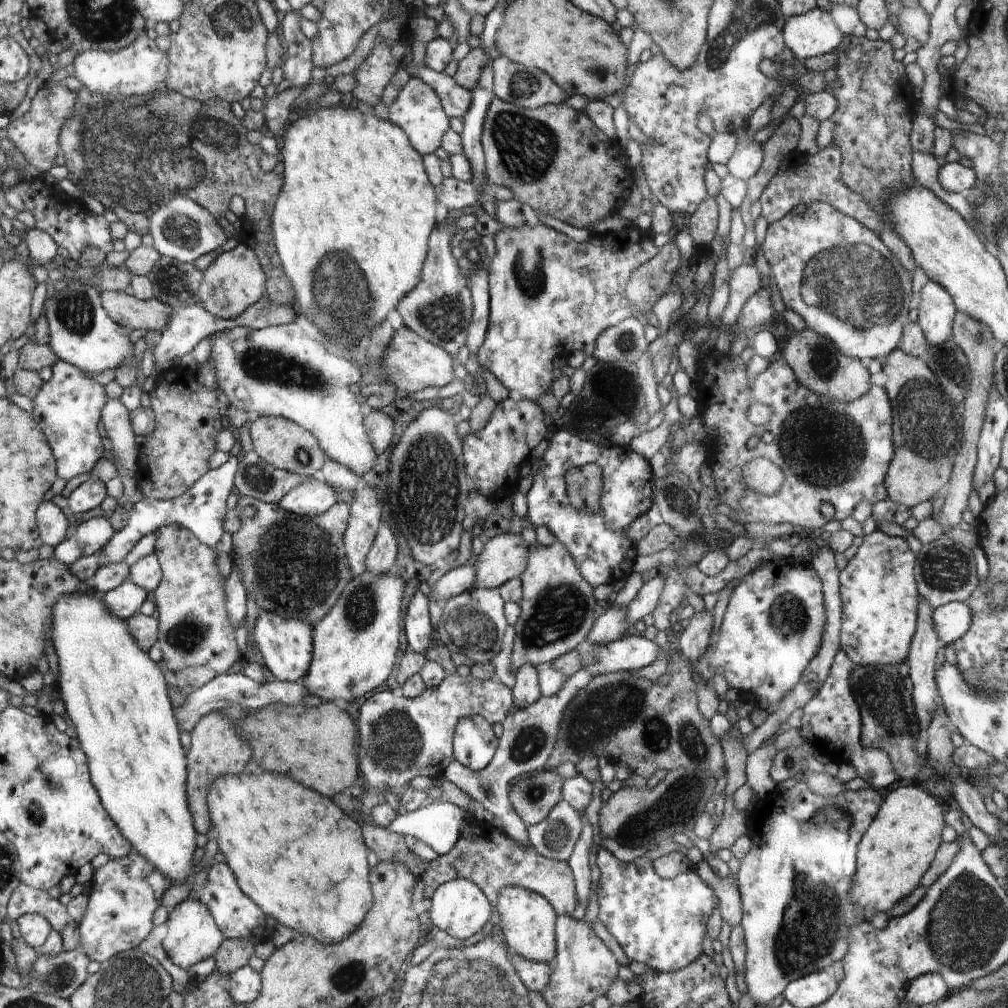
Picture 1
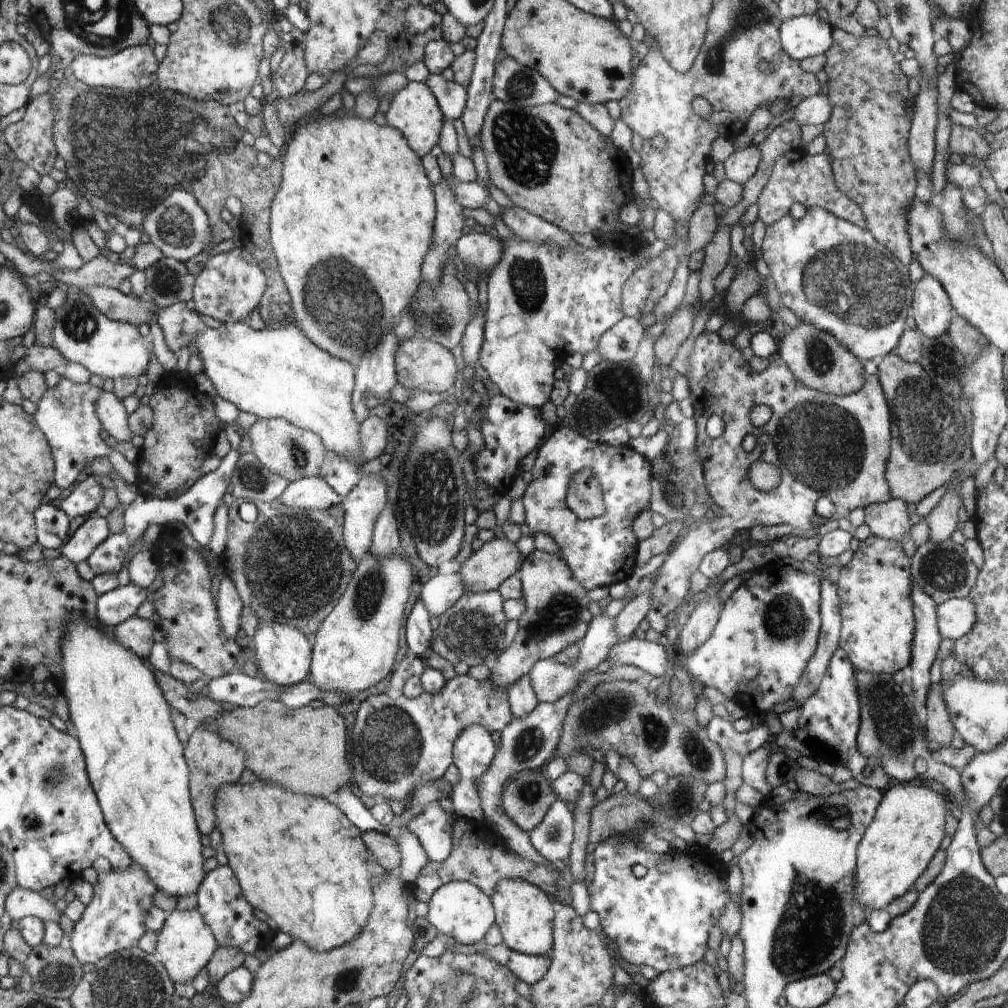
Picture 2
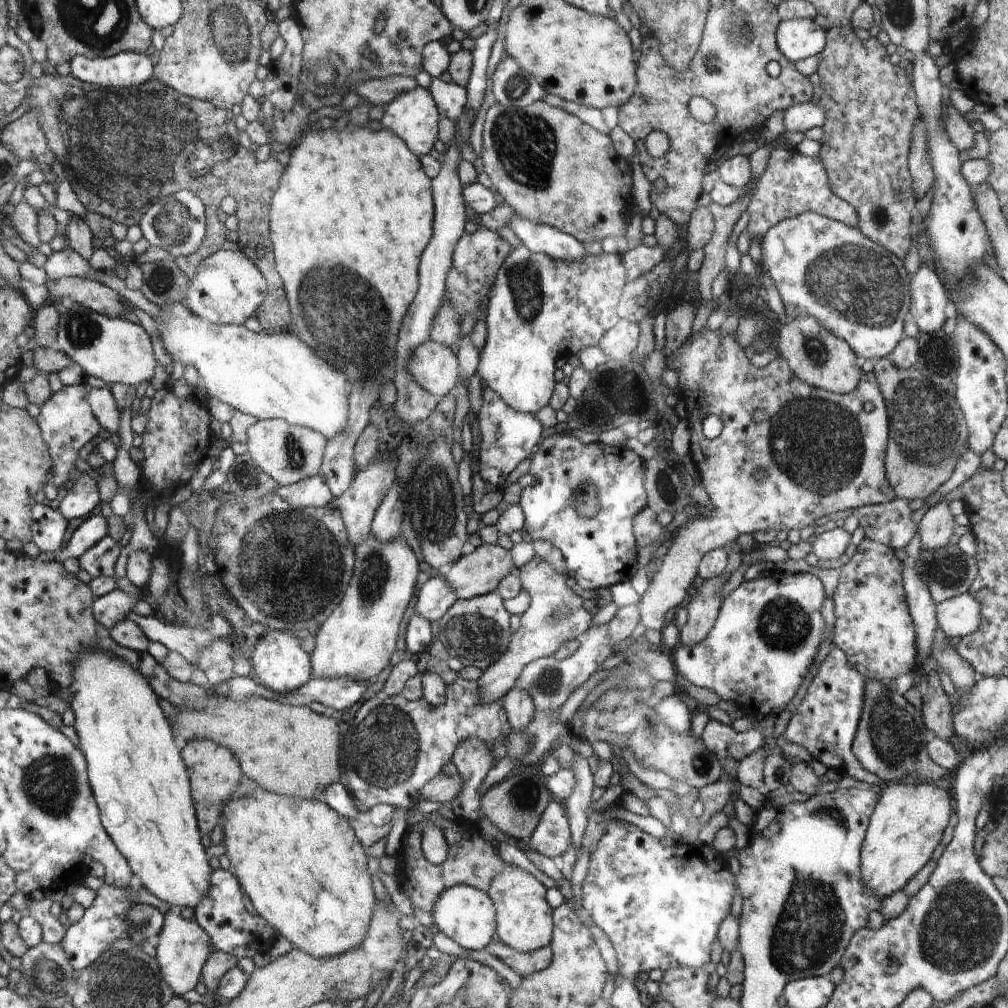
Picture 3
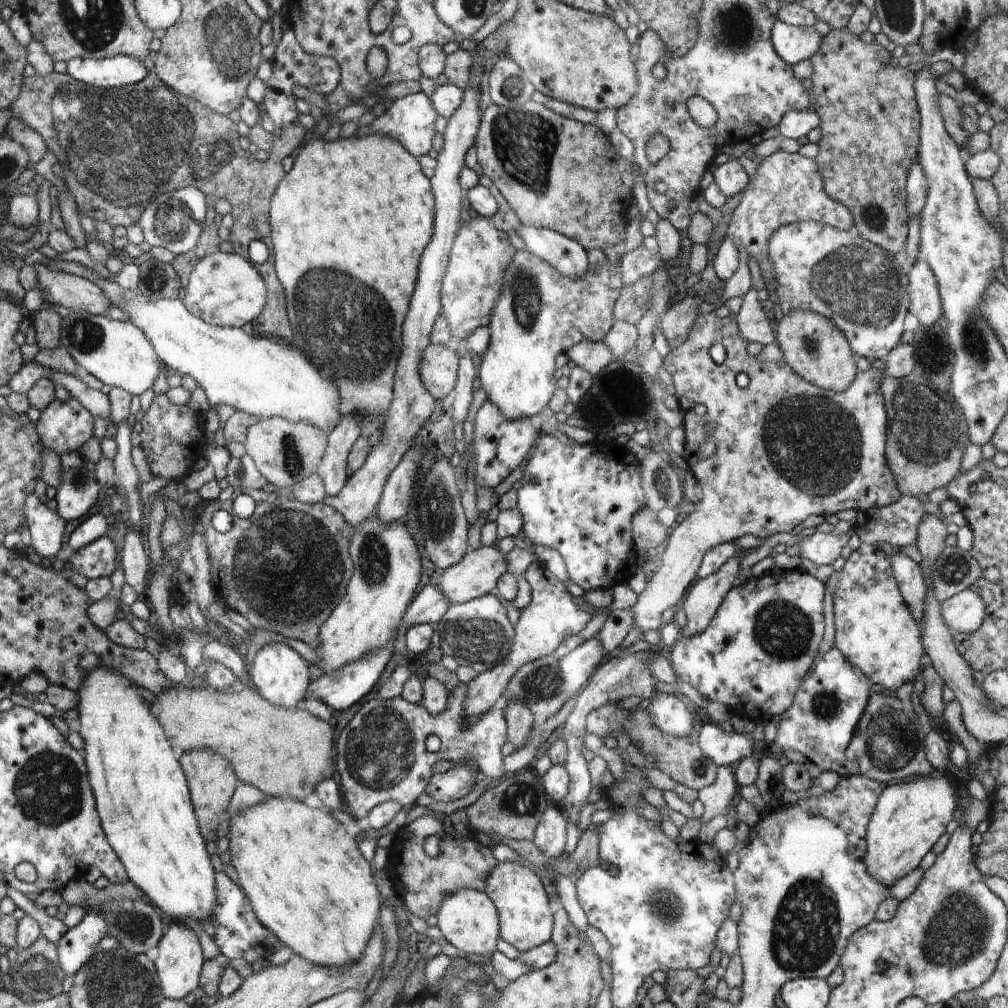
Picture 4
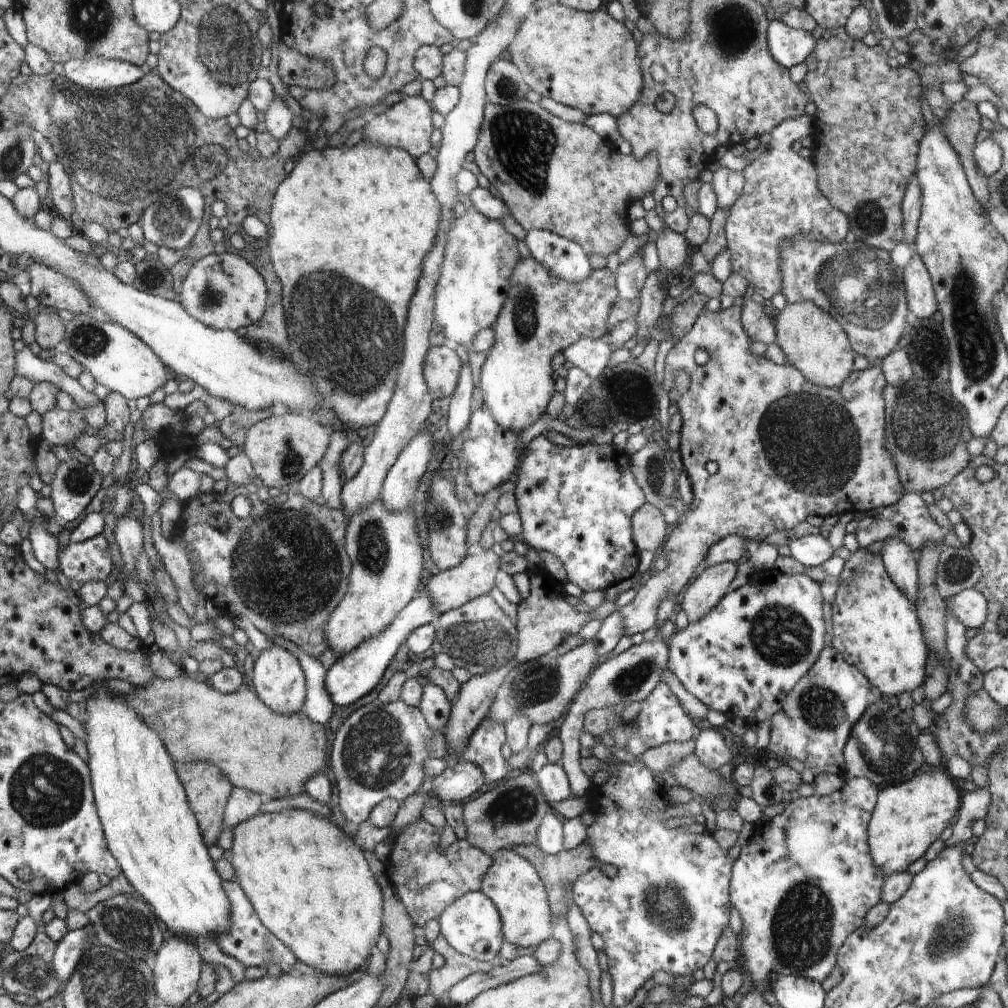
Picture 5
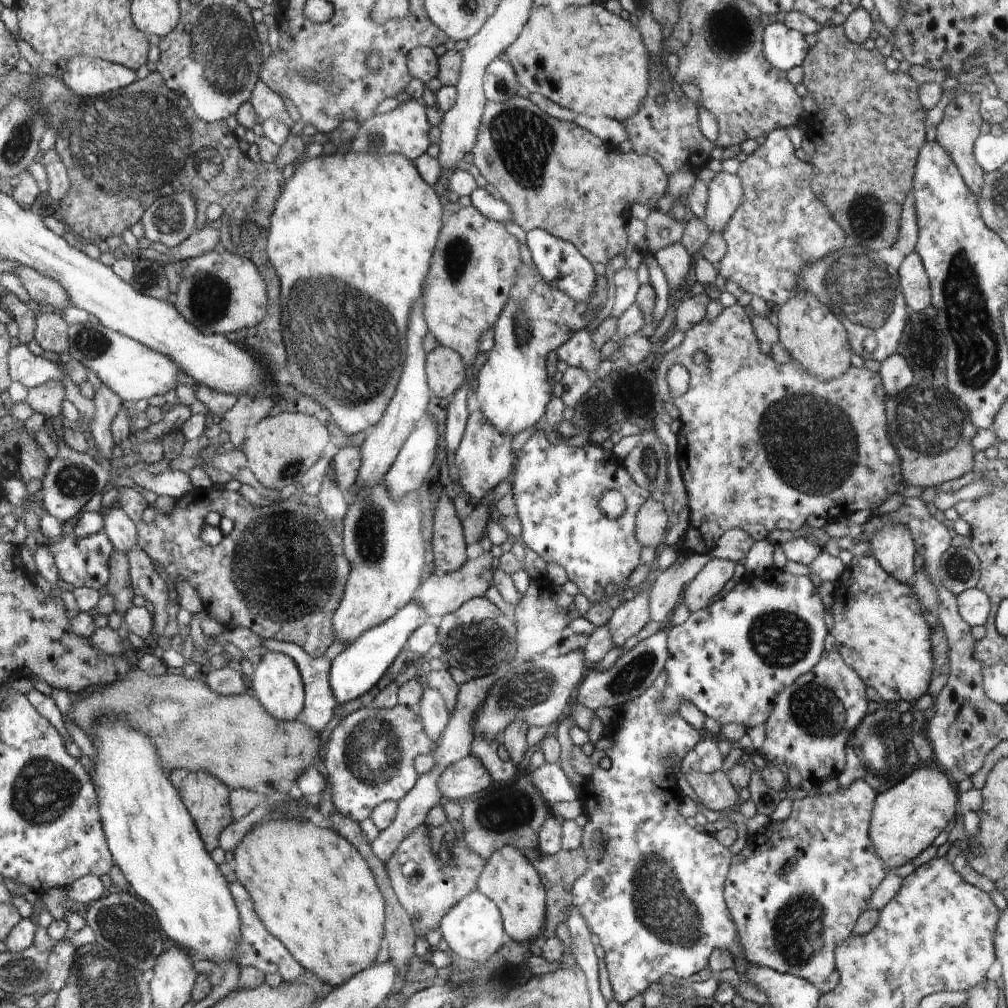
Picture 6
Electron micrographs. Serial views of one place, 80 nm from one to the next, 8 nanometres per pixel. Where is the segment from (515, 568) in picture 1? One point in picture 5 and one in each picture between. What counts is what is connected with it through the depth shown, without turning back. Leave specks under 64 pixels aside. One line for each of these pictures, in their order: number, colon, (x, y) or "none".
2: (486, 569)
3: (480, 572)
4: (479, 572)
5: (451, 589)

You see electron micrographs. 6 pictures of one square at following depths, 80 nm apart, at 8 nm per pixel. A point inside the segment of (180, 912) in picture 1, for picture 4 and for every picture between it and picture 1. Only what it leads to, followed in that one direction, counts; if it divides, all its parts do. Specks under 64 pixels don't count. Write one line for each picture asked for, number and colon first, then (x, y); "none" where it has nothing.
2: (186, 943)
3: (182, 948)
4: (180, 960)

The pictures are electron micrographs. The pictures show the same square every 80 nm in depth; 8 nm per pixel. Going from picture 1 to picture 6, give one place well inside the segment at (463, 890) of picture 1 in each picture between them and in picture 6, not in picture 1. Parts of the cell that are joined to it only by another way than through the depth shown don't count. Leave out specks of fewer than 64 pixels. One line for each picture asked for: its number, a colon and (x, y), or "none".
2: (460, 909)
3: (464, 913)
4: (468, 920)
5: (471, 925)
6: (473, 930)

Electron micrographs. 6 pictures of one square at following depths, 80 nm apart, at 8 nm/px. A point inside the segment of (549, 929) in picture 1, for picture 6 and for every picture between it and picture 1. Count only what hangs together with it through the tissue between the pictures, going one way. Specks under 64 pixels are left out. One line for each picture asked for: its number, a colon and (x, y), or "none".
2: (525, 913)
3: (525, 920)
4: (526, 915)
5: (514, 885)
6: (510, 881)

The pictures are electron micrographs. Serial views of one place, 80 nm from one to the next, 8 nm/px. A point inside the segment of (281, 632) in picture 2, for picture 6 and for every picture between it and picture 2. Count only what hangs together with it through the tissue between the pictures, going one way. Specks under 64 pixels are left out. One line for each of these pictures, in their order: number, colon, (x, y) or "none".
3: (281, 662)
4: (281, 676)
5: (277, 678)
6: (277, 684)

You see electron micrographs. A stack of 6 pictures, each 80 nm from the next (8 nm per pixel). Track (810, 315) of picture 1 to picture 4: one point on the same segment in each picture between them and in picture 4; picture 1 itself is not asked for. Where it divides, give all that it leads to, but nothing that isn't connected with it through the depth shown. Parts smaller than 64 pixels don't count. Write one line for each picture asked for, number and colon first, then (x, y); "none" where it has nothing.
2: (834, 275)
3: (855, 288)
4: (863, 289)

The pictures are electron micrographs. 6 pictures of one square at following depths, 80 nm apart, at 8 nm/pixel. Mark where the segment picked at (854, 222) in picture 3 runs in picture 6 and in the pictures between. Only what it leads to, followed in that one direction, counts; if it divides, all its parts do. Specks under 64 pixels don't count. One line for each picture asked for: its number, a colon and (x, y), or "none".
4: (786, 189)
5: (780, 200)
6: (780, 229)

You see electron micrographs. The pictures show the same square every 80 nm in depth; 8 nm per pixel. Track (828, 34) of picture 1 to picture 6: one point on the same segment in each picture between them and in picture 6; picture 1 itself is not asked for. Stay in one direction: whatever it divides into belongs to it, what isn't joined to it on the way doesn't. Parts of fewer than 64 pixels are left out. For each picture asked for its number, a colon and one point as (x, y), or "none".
2: (803, 36)
3: (797, 39)
4: (793, 44)
5: (789, 47)
6: (783, 48)

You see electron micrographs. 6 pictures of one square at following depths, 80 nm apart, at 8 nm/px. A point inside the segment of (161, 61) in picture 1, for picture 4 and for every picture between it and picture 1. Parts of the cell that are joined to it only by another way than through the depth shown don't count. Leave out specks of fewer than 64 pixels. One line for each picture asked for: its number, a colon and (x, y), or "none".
2: (135, 68)
3: (127, 69)
4: (119, 71)

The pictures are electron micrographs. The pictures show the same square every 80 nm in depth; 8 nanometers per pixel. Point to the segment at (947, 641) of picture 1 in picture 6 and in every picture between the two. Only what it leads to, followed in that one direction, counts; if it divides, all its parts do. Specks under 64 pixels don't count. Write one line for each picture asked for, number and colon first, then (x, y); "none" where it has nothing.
2: (956, 617)
3: (961, 615)
4: (964, 613)
5: (969, 606)
6: (973, 605)

